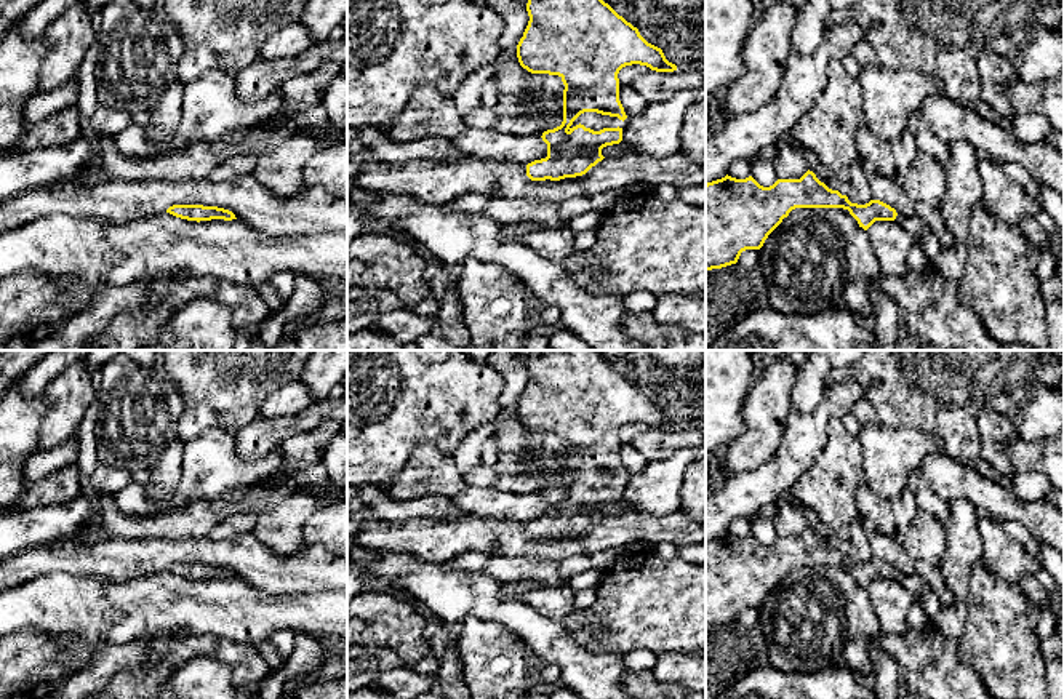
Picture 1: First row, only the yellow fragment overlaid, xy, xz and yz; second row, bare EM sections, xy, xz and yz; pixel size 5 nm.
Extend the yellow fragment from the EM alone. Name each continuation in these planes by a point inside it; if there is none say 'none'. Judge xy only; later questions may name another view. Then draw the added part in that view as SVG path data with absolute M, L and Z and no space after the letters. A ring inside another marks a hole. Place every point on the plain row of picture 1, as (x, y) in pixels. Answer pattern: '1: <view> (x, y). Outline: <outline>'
none

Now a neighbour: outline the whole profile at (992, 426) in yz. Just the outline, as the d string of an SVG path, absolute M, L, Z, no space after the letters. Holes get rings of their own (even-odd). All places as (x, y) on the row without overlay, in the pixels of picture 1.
M984 409L978 414L978 429L982 440L1006 443L1016 432L1011 421L992 409Z

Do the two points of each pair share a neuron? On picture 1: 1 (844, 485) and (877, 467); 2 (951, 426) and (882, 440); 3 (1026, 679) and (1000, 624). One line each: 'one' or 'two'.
1: two
2: two
3: one

